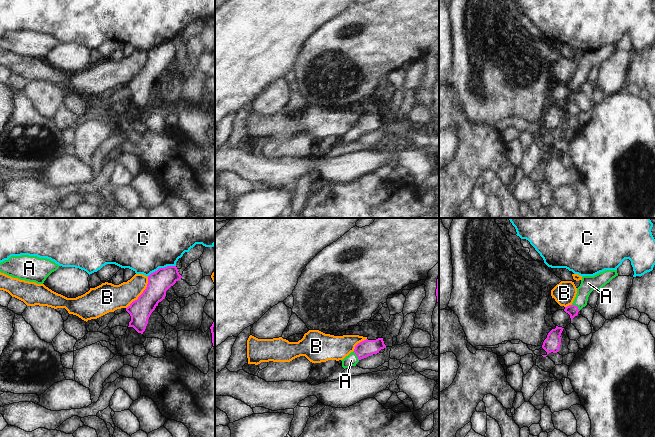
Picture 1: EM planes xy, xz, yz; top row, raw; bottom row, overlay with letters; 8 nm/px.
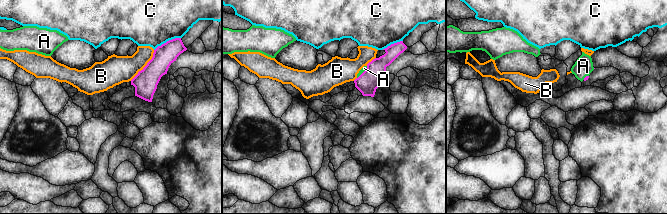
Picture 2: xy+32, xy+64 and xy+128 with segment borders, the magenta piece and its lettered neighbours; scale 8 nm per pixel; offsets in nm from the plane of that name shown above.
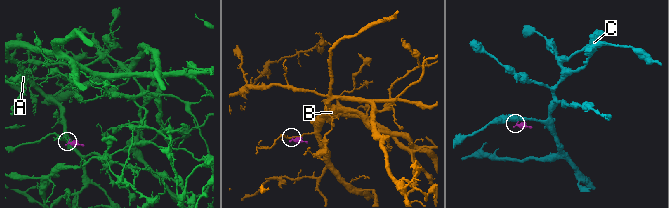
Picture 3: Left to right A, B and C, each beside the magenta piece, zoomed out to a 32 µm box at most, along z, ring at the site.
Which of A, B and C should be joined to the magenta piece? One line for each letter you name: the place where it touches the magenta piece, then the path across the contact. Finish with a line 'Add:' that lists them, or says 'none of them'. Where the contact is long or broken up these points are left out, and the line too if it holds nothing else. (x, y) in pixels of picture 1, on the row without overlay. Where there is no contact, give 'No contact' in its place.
A: Touches magenta at xz (356, 130). Path across: xz (366, 124), (356, 130), (351, 136)
Add: A

